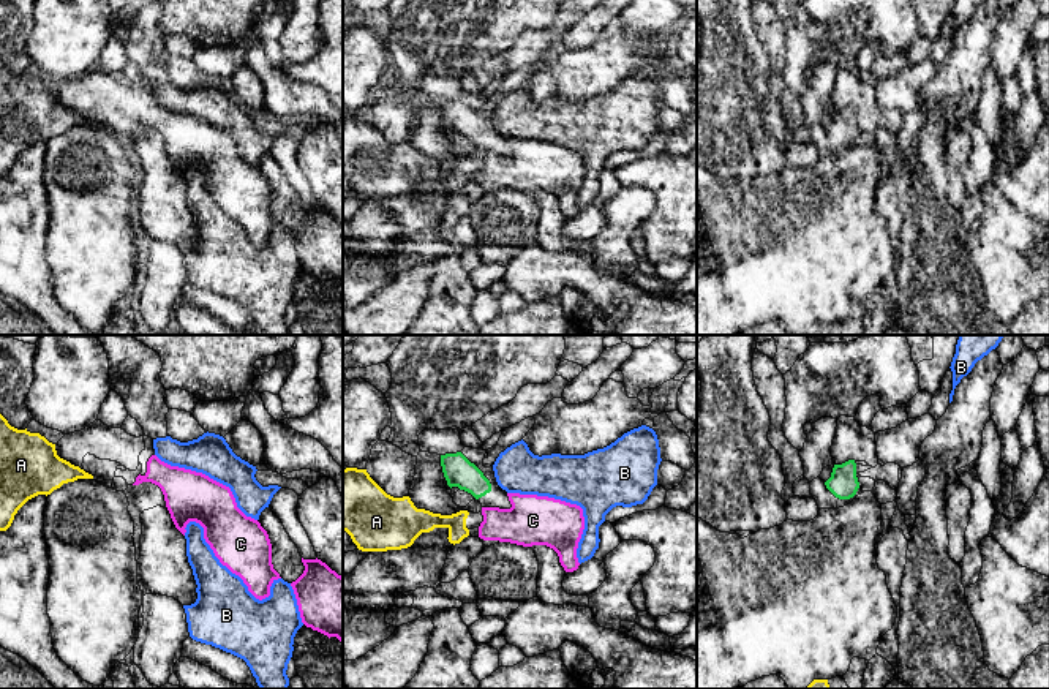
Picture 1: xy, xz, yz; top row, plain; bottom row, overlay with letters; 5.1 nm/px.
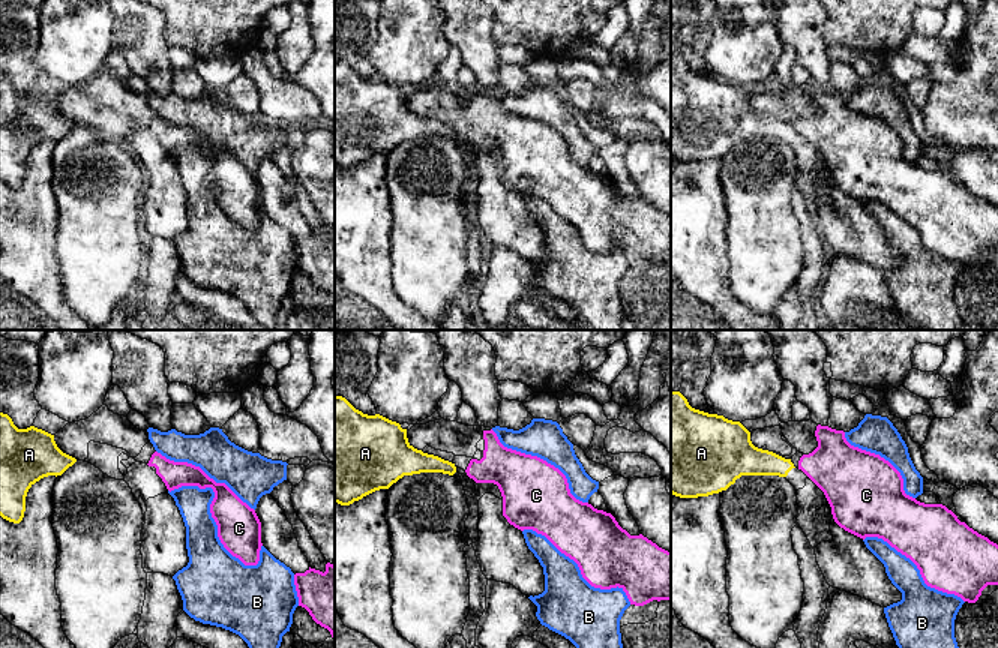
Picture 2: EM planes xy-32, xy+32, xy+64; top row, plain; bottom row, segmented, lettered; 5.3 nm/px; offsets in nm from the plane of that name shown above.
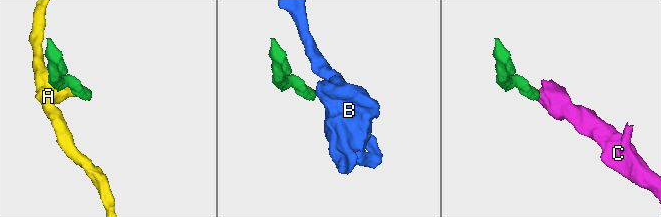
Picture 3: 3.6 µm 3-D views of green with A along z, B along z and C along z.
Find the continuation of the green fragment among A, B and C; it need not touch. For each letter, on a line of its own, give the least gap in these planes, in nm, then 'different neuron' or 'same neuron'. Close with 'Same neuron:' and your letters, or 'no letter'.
A: 80 nm apart; different neuron
B: 40 nm apart; different neuron
C: 50 nm apart; different neuron
Same neuron: no letter

